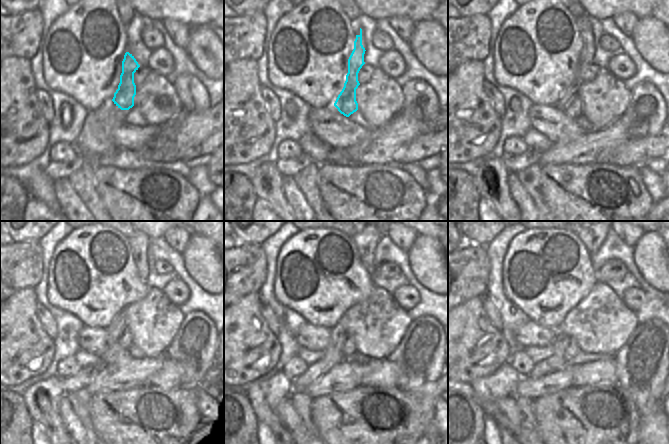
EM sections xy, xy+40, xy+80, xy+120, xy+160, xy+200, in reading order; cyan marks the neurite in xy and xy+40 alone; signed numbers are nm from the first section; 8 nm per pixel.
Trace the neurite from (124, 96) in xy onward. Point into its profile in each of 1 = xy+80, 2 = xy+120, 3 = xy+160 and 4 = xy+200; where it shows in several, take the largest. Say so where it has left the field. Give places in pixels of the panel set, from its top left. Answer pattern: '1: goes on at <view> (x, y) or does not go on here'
1: goes on at xy+80 (570, 103)
2: goes on at xy+120 (118, 332)
3: goes on at xy+160 (341, 347)
4: goes on at xy+200 (566, 348)

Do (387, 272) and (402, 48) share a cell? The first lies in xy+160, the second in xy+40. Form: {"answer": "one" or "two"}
{"answer": "two"}

